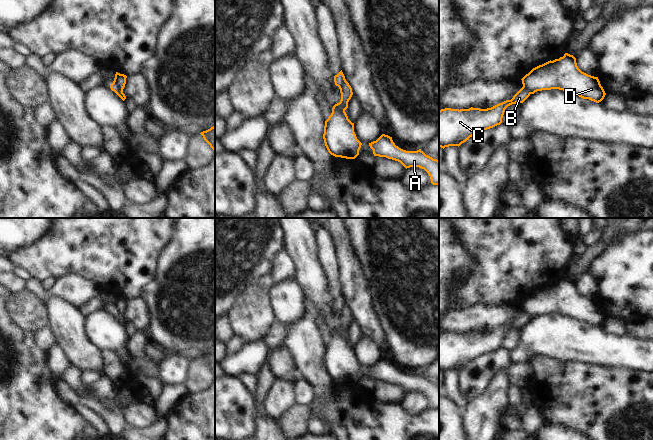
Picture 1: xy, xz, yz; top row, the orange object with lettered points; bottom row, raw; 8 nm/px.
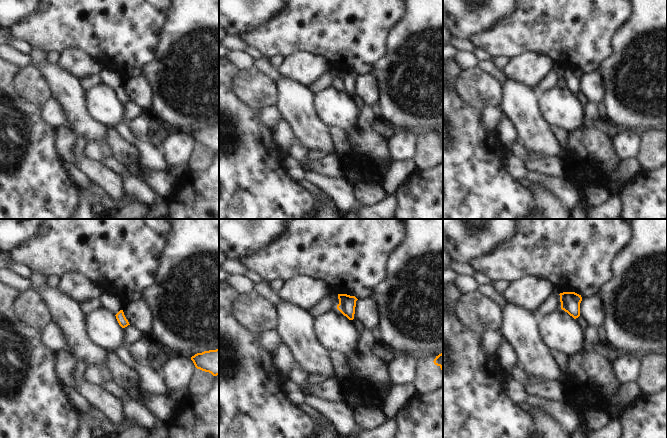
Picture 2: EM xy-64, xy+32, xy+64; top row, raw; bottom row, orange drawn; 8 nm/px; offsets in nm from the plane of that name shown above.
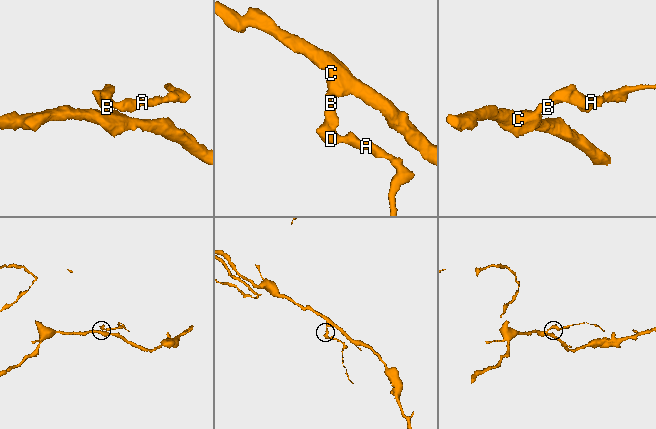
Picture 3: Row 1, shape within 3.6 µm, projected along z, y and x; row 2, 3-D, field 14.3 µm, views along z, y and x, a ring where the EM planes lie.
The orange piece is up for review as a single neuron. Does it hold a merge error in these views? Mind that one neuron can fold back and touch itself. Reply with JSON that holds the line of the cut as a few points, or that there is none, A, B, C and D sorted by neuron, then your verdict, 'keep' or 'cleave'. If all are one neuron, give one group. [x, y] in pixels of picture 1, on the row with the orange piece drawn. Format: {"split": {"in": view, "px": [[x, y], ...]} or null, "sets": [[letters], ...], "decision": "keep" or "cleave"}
{"split": {"in": "xy", "px": [[113, 82], [122, 91]]}, "sets": [["A", "D"], ["B", "C"]], "decision": "cleave"}

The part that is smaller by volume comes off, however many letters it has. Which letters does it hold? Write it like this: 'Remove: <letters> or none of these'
Remove: A, D.

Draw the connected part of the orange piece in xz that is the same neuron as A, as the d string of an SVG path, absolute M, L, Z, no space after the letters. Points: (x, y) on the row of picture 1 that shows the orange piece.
M382 134L376 141L369 143L374 156L386 157L400 162L406 169L419 167L424 169L430 176L433 185L439 185L439 161L426 155L421 149L406 151L392 140L392 137Z

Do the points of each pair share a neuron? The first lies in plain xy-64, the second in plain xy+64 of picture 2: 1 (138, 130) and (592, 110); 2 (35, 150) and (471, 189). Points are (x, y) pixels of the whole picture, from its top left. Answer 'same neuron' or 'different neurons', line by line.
1: same neuron
2: same neuron

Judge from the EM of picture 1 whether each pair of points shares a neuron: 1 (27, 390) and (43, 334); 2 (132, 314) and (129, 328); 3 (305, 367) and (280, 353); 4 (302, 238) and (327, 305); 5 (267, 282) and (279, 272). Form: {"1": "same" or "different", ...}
{"1": "different", "2": "different", "3": "different", "4": "same", "5": "different"}

